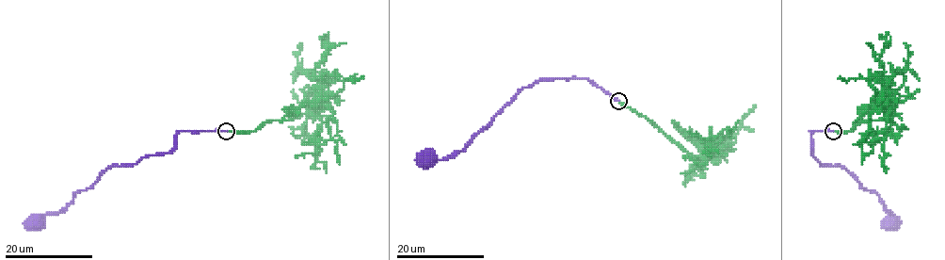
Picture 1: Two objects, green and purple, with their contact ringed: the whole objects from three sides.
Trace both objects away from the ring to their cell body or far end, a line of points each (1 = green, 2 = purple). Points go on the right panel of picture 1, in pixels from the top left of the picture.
1: (834, 132), (848, 132), (863, 121), (881, 120), (890, 111), (876, 98), (875, 89), (865, 78), (837, 78)
2: (834, 132), (810, 132), (812, 155), (821, 165), (843, 167), (863, 187), (873, 191), (891, 214), (893, 224)

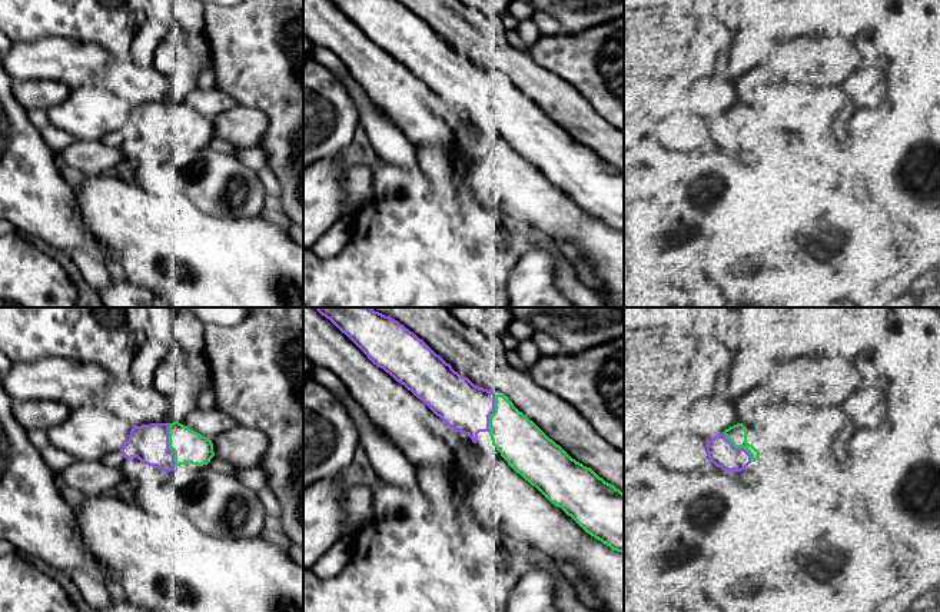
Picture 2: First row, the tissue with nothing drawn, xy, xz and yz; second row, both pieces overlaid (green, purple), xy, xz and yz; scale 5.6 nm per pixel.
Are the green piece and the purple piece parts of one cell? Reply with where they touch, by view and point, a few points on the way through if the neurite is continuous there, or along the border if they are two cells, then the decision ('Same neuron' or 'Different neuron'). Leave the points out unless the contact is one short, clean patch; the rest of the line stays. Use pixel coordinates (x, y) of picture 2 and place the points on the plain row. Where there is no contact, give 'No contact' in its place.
Touches green at xy (169, 125). Same neuron

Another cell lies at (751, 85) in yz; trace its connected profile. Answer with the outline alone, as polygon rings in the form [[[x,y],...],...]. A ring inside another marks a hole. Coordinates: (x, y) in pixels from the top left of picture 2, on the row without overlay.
[[[757,69],[741,80],[741,103],[755,103],[760,100],[760,92],[768,84],[768,74],[765,69]]]

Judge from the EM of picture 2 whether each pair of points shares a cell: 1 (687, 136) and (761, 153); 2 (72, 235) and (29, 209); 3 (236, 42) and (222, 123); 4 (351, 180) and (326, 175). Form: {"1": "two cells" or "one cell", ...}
{"1": "two cells", "2": "one cell", "3": "two cells", "4": "two cells"}

